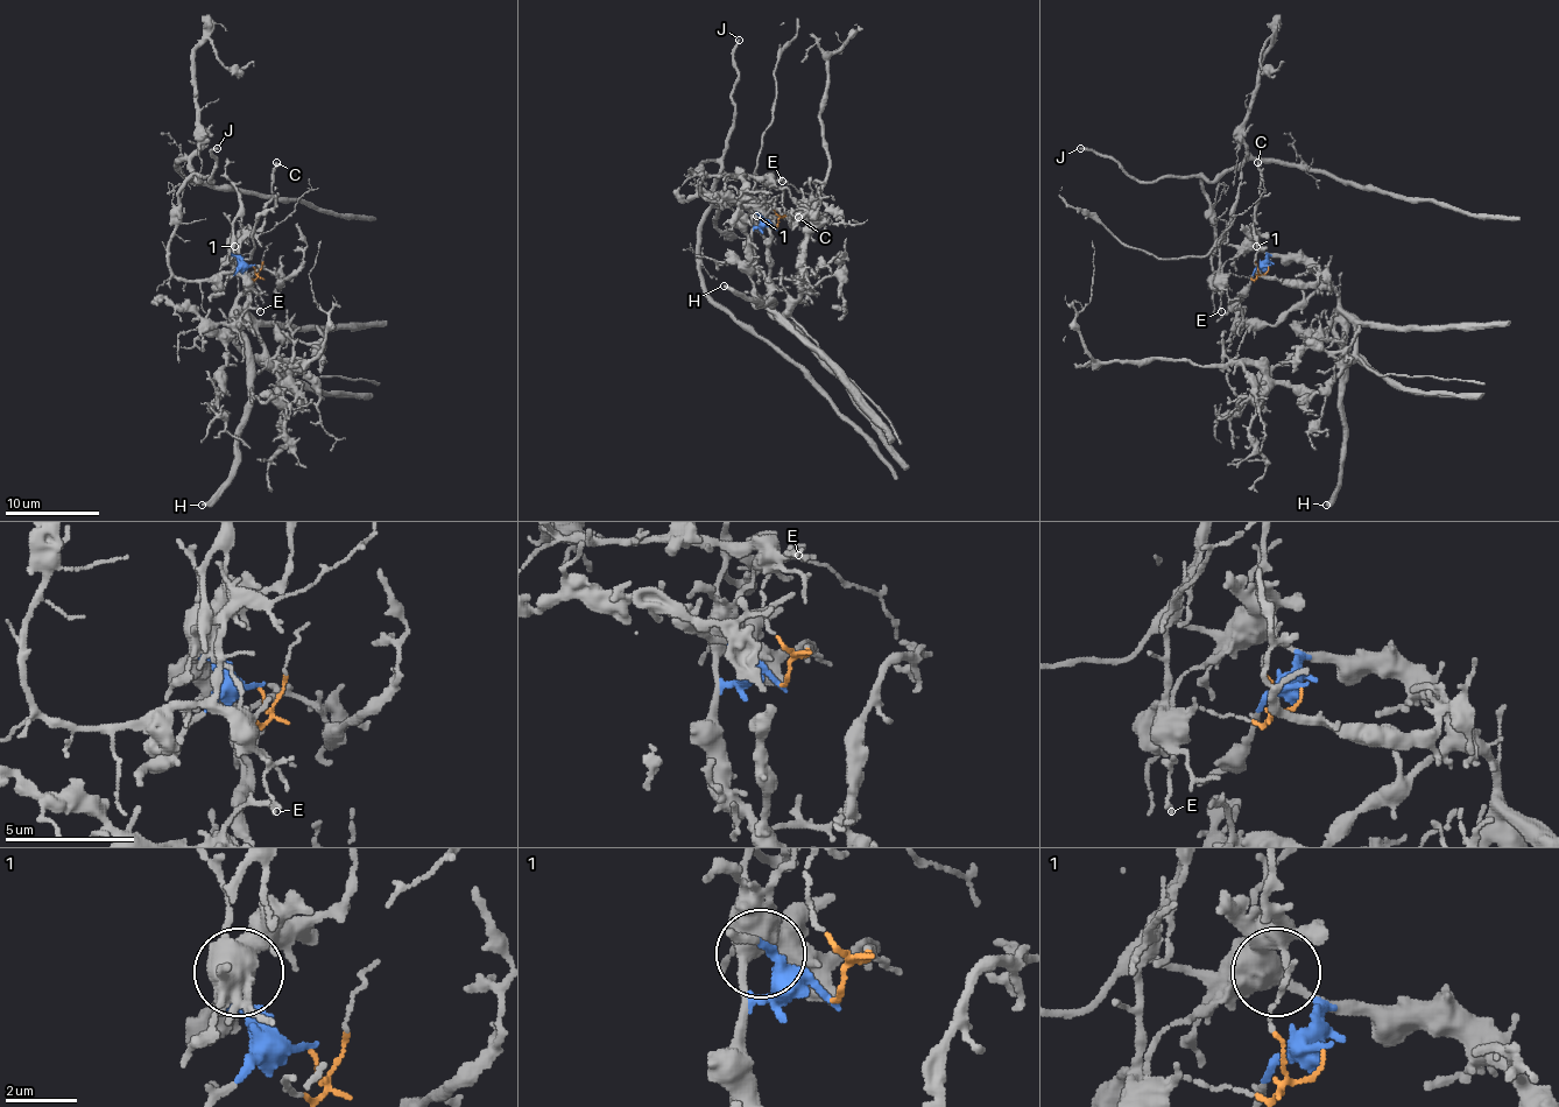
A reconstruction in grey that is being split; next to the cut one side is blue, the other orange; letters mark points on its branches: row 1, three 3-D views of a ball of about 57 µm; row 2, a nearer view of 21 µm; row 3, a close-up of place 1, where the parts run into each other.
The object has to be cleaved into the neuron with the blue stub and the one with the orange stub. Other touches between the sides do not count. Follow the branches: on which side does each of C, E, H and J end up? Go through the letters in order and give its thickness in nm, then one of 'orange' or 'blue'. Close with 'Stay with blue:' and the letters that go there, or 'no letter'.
C: calibre 170 nm; blue
E: calibre 140 nm; orange
H: calibre 320 nm; blue
J: calibre 200 nm; orange
Stay with blue: C, H

